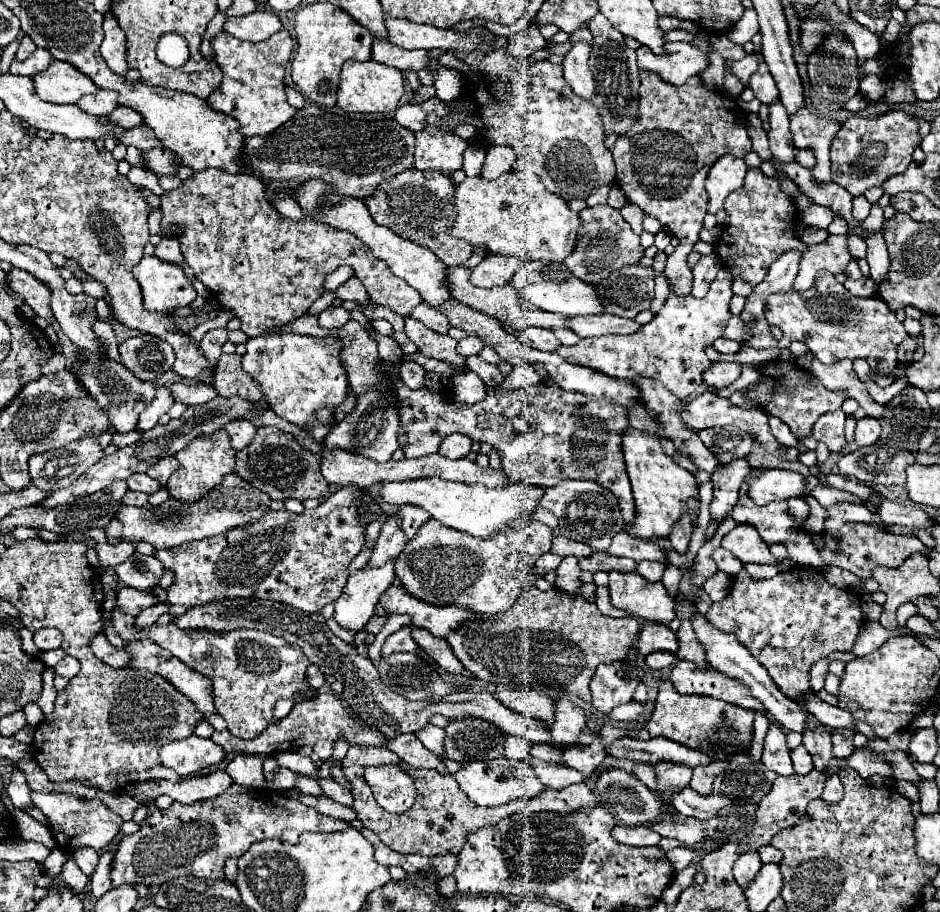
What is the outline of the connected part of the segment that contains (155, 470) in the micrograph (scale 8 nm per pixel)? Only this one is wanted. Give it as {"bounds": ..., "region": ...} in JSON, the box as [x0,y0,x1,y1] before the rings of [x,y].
{"bounds":[147,457,179,485],"region":[[[167,457],[167,459],[161,459],[161,463],[155,463],[155,465],[147,471],[147,475],[153,477],[153,479],[157,479],[161,485],[165,485],[165,483],[169,481],[169,475],[171,475],[173,471],[177,471],[177,469],[179,469],[179,461],[177,461],[175,457]]]}

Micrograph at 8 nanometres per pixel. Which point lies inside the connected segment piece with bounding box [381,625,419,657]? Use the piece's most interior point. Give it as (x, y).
(401, 641)

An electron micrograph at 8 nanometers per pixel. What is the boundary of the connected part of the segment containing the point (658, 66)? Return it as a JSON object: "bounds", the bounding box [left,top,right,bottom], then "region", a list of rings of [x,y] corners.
{"bounds":[635,43,707,85],"region":[[[665,43],[661,55],[641,45],[635,53],[641,71],[651,71],[673,85],[683,85],[689,77],[699,75],[707,67],[707,53],[689,43]]]}

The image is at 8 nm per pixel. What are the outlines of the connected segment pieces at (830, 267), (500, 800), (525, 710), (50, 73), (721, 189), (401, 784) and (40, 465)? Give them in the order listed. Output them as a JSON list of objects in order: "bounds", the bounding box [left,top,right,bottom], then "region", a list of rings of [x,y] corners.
[{"bounds":[795,235,853,291],"region":[[[829,235],[827,241],[811,245],[801,259],[799,273],[795,277],[795,291],[809,289],[819,271],[829,271],[831,275],[843,273],[851,259],[853,257],[847,249],[847,235]]]},{"bounds":[453,759,545,807],"region":[[[493,759],[493,761],[471,761],[469,765],[461,767],[455,775],[453,775],[459,783],[459,787],[467,793],[467,797],[473,803],[485,805],[485,807],[497,807],[497,805],[505,805],[513,799],[529,799],[529,797],[537,797],[545,785],[535,777],[535,771],[525,765],[523,761],[513,761],[513,759]]]},{"bounds":[497,689,555,727],"region":[[[519,689],[519,691],[499,691],[497,699],[509,707],[511,711],[523,715],[523,717],[531,717],[537,721],[543,721],[547,727],[551,727],[553,715],[555,715],[555,703],[551,697],[533,691],[533,689]]]},{"bounds":[33,61,97,103],"region":[[[65,61],[51,63],[45,71],[33,75],[35,91],[49,103],[77,103],[83,95],[95,93],[97,87],[89,77]]]},{"bounds":[705,155,747,213],"region":[[[723,155],[717,159],[705,181],[705,189],[709,193],[709,213],[723,209],[727,195],[743,187],[745,173],[747,165],[743,159],[737,159],[733,155]]]},{"bounds":[365,765,415,813],"region":[[[397,765],[367,767],[365,781],[369,783],[377,803],[389,813],[405,813],[415,801],[413,779]]]},{"bounds":[29,435,103,491],"region":[[[95,435],[67,443],[51,453],[33,455],[29,459],[31,483],[41,491],[69,487],[101,457],[103,449],[99,447],[99,439]]]}]

